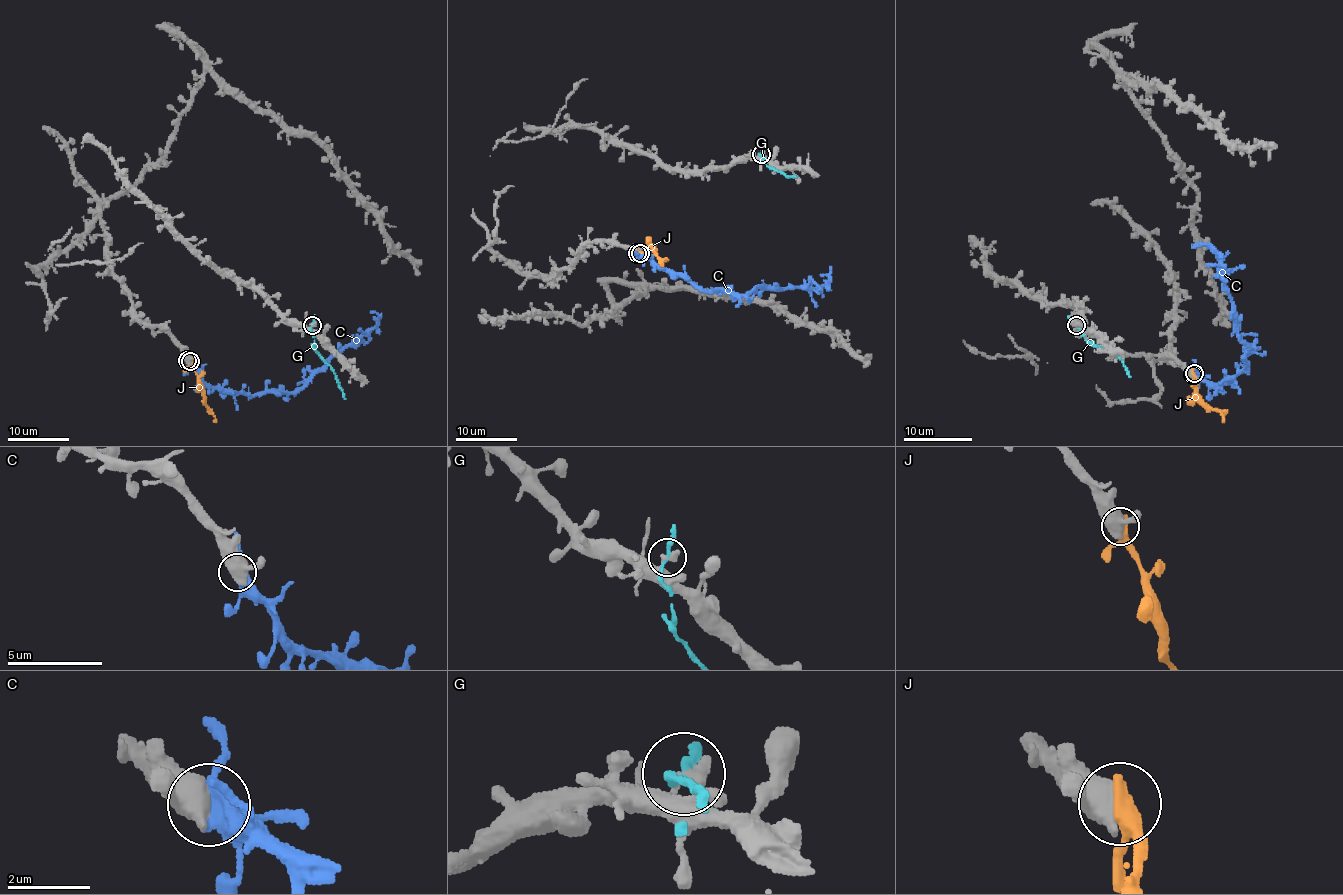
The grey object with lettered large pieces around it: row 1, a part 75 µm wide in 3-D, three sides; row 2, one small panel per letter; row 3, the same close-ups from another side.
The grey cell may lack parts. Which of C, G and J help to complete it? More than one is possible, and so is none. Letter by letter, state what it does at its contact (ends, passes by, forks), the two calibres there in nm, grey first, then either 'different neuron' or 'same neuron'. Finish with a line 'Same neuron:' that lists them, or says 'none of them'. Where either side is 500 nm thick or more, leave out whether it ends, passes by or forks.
C: calibres 500 and 420 nm; different neuron
G: it passes by; calibres 380 and 190 nm; different neuron
J: it passes by; calibres 480 and 400 nm; same neuron
Same neuron: J

